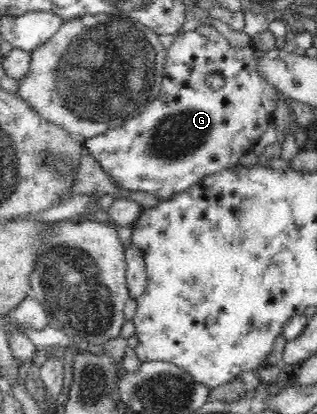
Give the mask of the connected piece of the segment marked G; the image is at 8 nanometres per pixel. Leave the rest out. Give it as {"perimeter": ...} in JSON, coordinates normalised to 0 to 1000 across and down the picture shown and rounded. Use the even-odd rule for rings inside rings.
{"perimeter":[[[653,58],[628,60],[615,72],[603,77],[562,80],[552,87],[536,89],[527,101],[527,140],[514,169],[514,188],[505,200],[502,227],[479,237],[476,246],[451,263],[445,275],[429,278],[426,285],[413,285],[401,295],[391,295],[382,304],[344,312],[331,324],[297,329],[259,338],[268,362],[315,394],[315,401],[331,411],[344,425],[363,432],[363,440],[382,454],[401,454],[401,459],[451,459],[451,464],[470,464],[470,469],[489,469],[492,478],[539,478],[546,469],[558,464],[577,464],[599,449],[609,449],[615,440],[628,440],[634,430],[659,425],[659,420],[678,420],[697,411],[741,403],[754,394],[760,377],[785,370],[820,329],[830,329],[842,319],[842,309],[855,297],[855,275],[868,266],[868,239],[880,229],[868,210],[855,210],[830,186],[817,186],[817,176],[804,171],[804,116],[798,111],[741,118],[729,114],[729,106],[703,89],[678,68],[653,63]],[[691,169],[703,184],[710,184],[710,203],[688,217],[669,217],[647,205],[647,184],[659,174]]]}

